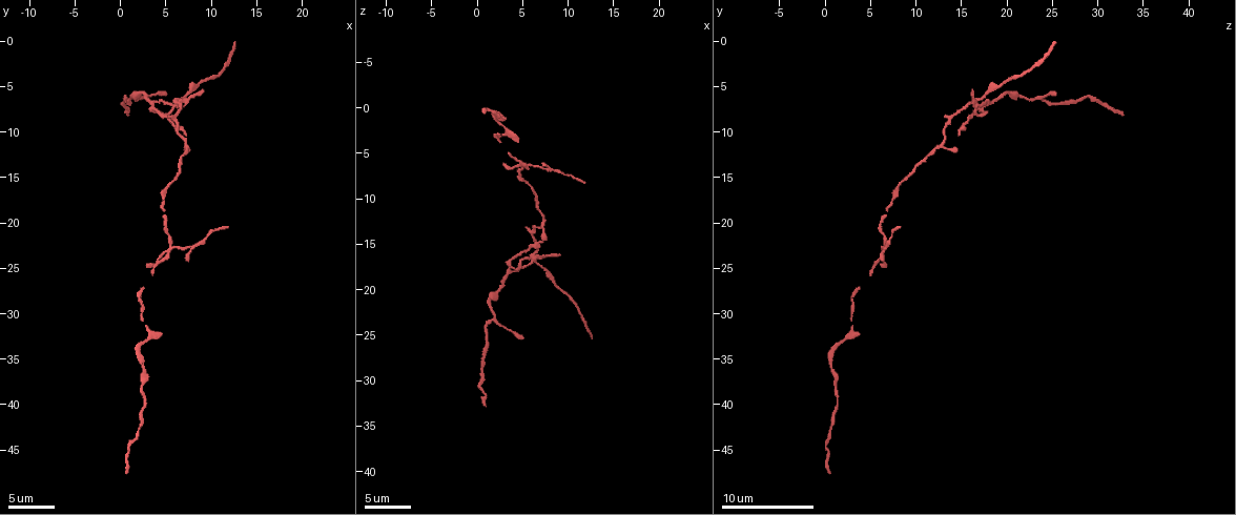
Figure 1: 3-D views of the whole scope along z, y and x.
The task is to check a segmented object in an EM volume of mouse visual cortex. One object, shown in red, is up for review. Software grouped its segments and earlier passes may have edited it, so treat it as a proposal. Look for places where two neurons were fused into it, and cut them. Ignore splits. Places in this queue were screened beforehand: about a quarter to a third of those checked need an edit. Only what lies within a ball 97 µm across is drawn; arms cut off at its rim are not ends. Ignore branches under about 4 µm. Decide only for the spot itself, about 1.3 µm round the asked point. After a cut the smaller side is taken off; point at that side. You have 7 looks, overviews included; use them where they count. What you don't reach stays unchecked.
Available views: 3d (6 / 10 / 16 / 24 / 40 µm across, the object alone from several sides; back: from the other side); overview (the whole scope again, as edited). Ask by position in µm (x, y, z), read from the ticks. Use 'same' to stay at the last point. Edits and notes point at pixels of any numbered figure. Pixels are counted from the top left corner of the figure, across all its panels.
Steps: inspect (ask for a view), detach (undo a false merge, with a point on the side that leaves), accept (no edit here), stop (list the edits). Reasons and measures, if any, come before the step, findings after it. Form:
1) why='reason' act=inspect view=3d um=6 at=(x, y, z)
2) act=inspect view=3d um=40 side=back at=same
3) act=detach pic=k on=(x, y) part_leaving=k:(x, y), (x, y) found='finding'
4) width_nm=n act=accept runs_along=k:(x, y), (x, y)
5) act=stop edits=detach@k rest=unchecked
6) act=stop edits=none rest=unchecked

why='thin neck' act=inspect view=3d um=10 at=(6.8, 13.0, 11.2)

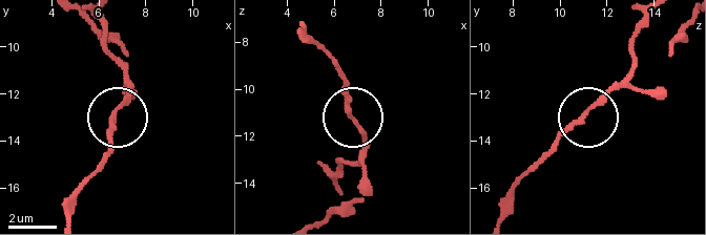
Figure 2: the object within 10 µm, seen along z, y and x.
width_nm=180 act=accept runs_along=2:(499, 210), (505, 193), (629, 76) found='continuous, no second neuron'

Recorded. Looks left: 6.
why='arms part here' act=inspect view=3d um=10 at=(5.8, 22.8, 6.2)

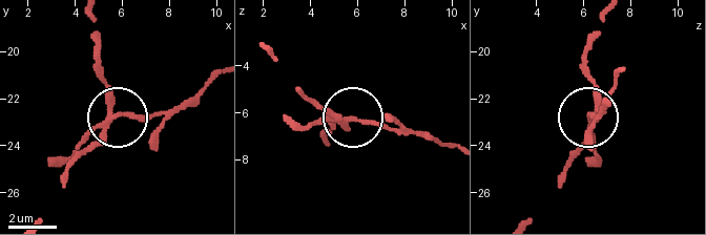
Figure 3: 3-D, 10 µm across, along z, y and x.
arms=3 act=detach pic=3 on=(142, 115) part_leaving=3:(106, 120), (183, 109), (212, 84) found='a second neuron is stuck on'

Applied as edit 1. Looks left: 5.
why='looks like a crossing' act=inspect view=3d um=16 at=(6.4, 6.8, 16.4)

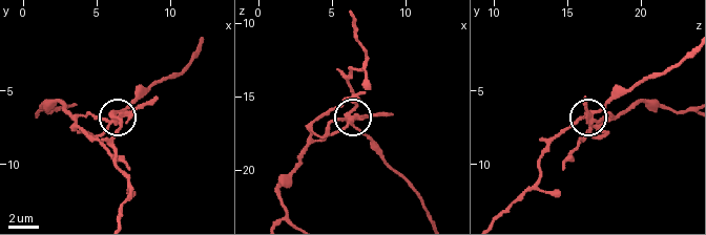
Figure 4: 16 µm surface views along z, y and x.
why='from behind' act=inspect view=3d um=16 side=back at=(6.4, 6.8, 16.6)

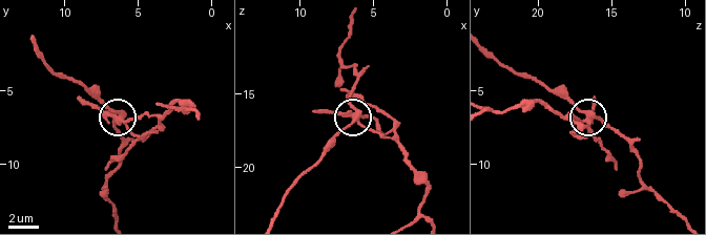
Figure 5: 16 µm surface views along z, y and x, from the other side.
act=detach pic=5 on=(136, 134) part_leaving=5:(355, 119), (389, 136), (422, 182), (422, 215) found='two neurons meet here'

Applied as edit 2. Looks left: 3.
act=stop edits=detach@3,detach@5 rest=unchecked

